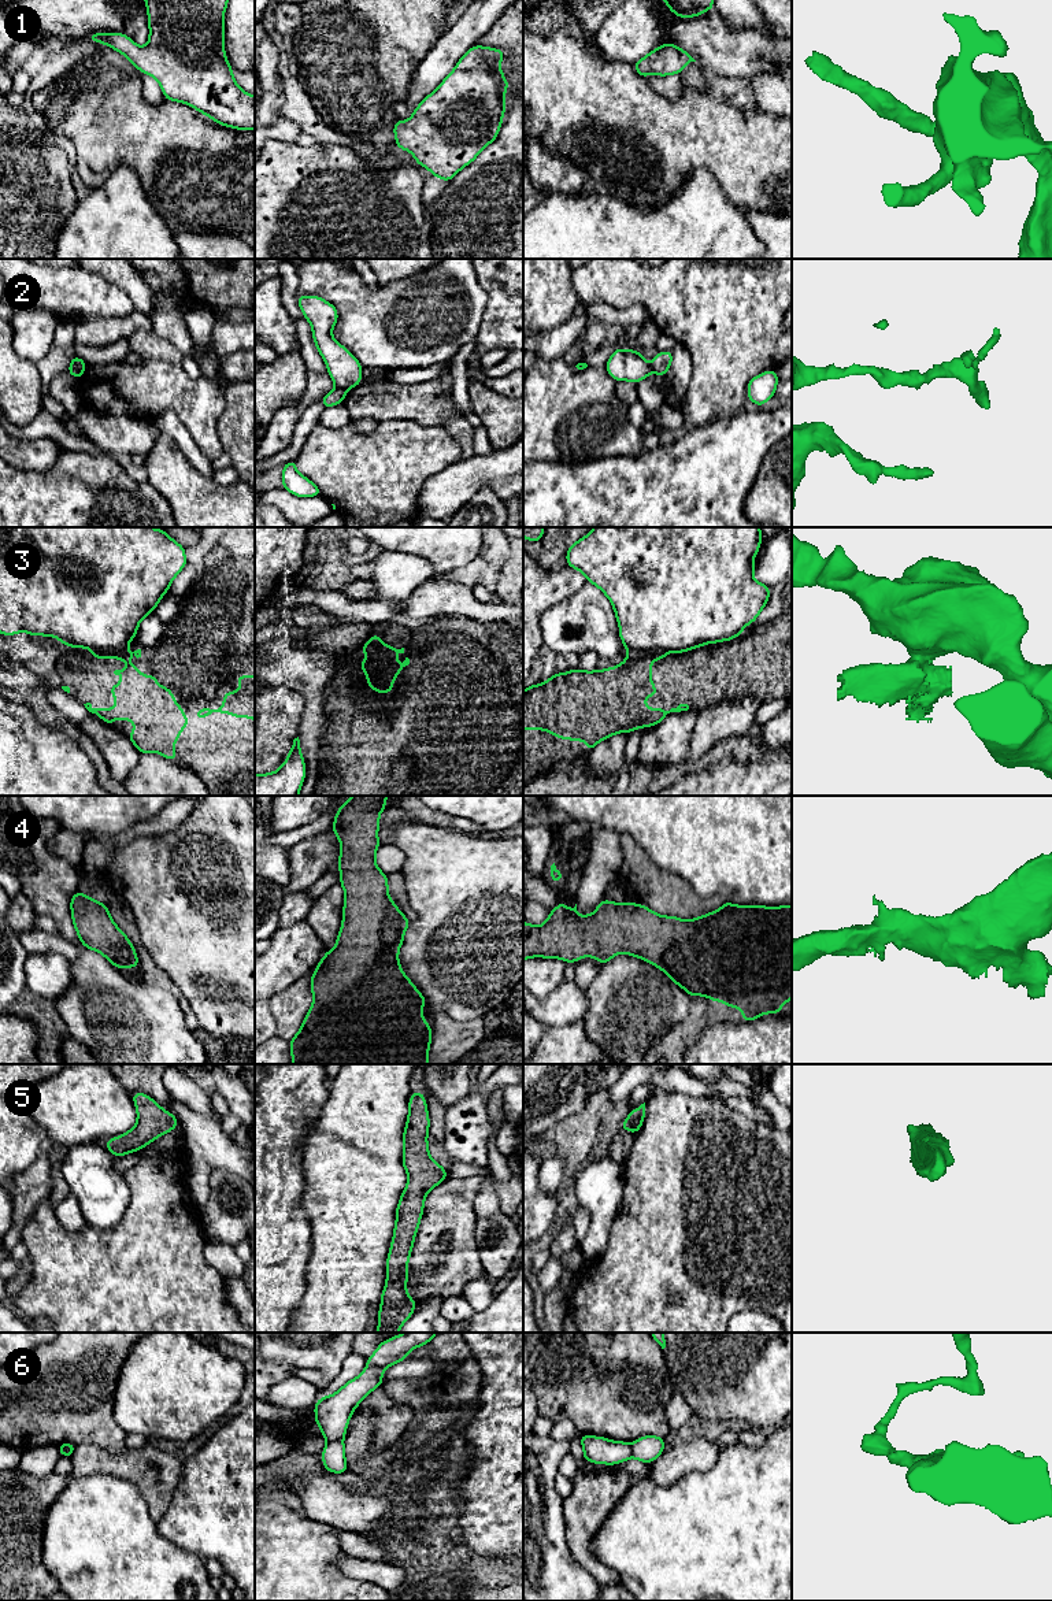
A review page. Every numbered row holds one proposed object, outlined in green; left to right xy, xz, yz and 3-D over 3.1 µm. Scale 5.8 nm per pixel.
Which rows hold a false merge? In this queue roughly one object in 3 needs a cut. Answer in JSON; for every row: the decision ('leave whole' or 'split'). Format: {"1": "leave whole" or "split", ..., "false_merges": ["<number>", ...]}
{"1": "leave whole", "2": "split", "3": "split", "4": "leave whole", "5": "leave whole", "6": "split", "false_merges": ["2", "3", "6"]}

